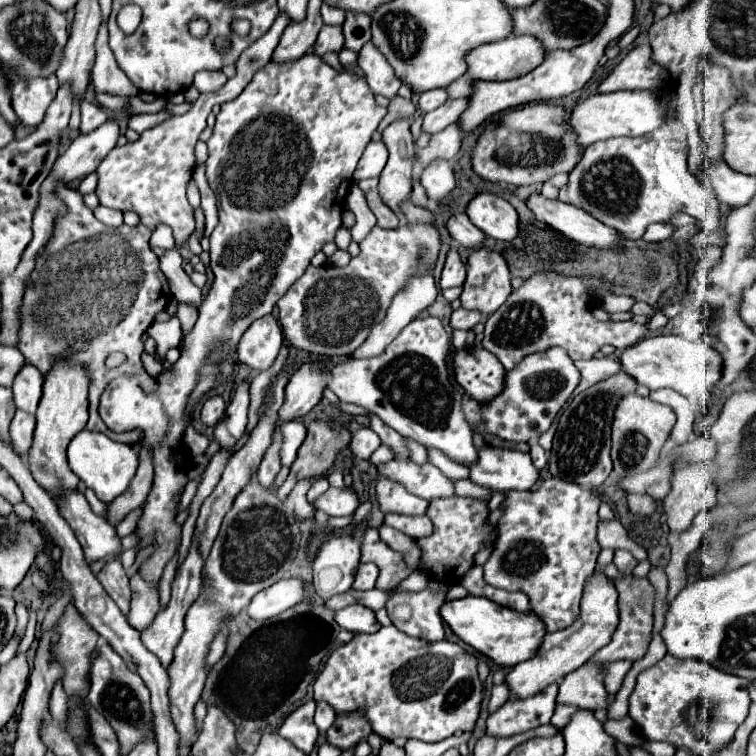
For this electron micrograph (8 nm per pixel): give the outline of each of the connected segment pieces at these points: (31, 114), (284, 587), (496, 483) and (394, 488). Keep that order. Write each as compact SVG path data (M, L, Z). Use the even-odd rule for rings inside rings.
M56 76L34 78L34 80L18 80L12 86L12 106L22 124L36 128L54 100L58 90Z
M284 578L260 594L256 594L248 606L248 614L256 620L278 616L304 600L302 578Z
M486 446L480 450L480 462L476 462L476 466L470 466L470 480L486 486L490 490L530 490L536 482L538 482L540 474L538 470L532 466L530 462L530 454L522 454L522 452L514 452L514 450L500 450L500 448L492 448Z
M382 474L376 478L376 500L384 514L396 512L404 516L422 516L428 510L428 502L410 494L400 482L394 482Z

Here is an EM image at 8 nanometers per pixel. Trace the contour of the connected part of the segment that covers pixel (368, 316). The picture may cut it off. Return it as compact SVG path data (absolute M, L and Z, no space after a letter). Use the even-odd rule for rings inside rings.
M434 224L428 226L398 226L396 230L384 230L374 226L370 234L360 242L360 254L350 260L348 266L308 266L306 272L290 286L290 290L278 300L278 320L282 324L288 344L294 348L318 354L318 356L348 356L364 344L370 328L384 318L384 310L390 306L392 294L404 286L404 282L418 272L420 262L434 268L440 250L440 238ZM418 248L426 248L426 258L418 256Z

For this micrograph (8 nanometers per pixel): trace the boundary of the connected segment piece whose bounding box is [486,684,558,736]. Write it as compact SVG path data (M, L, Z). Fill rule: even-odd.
M550 684L542 692L528 696L506 700L496 712L492 712L486 720L486 734L490 736L512 736L518 732L526 732L534 726L548 724L554 714L558 684Z

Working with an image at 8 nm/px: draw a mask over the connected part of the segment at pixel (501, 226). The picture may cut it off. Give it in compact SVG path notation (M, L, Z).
M482 192L466 208L466 214L474 226L478 226L488 238L512 242L520 228L518 228L518 212L512 208L510 202L504 198Z

